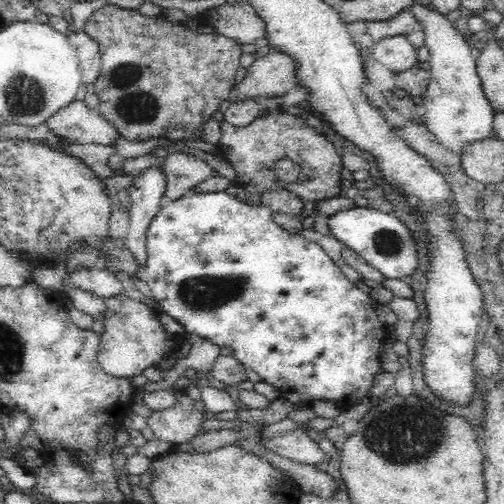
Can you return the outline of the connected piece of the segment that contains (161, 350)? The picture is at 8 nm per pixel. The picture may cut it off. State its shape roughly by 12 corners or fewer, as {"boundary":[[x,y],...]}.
{"boundary":[[102,301],[97,362],[130,379],[175,357],[154,308]]}

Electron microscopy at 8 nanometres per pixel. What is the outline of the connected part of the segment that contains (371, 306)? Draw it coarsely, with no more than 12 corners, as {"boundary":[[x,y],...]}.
{"boundary":[[226,191],[156,214],[162,312],[300,407],[380,374],[377,304]]}

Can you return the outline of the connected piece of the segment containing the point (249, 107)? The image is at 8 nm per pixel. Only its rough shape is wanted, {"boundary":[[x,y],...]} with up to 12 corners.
{"boundary":[[245,100],[222,113],[223,122],[242,128],[284,100]]}

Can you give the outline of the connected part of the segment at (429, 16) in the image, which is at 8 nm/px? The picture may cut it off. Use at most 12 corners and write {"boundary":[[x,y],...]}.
{"boundary":[[422,2],[431,78],[424,125],[461,156],[496,114],[476,54],[446,15]]}

